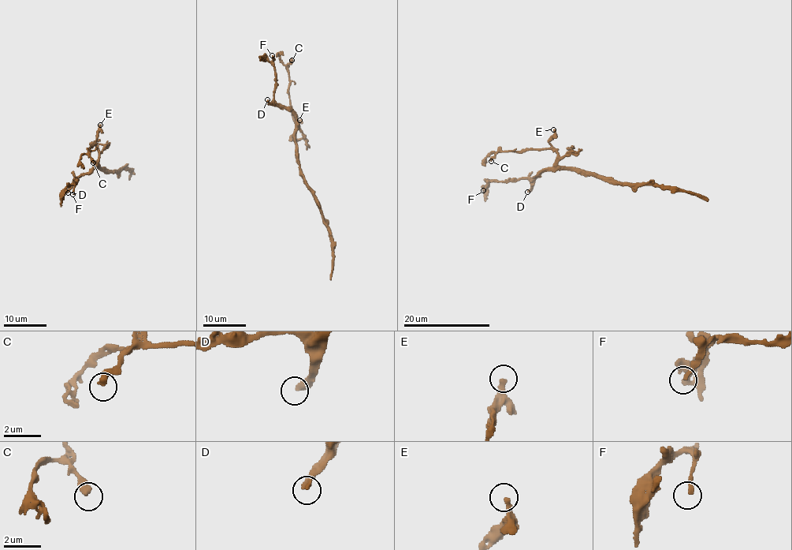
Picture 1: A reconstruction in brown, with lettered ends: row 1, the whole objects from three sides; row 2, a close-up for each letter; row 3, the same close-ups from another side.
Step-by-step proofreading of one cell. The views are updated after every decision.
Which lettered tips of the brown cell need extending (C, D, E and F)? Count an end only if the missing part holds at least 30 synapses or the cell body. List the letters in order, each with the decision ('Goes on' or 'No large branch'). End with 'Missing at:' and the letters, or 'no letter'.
C: No large branch
D: Goes on
E: No large branch
F: No large branch
Missing at: D

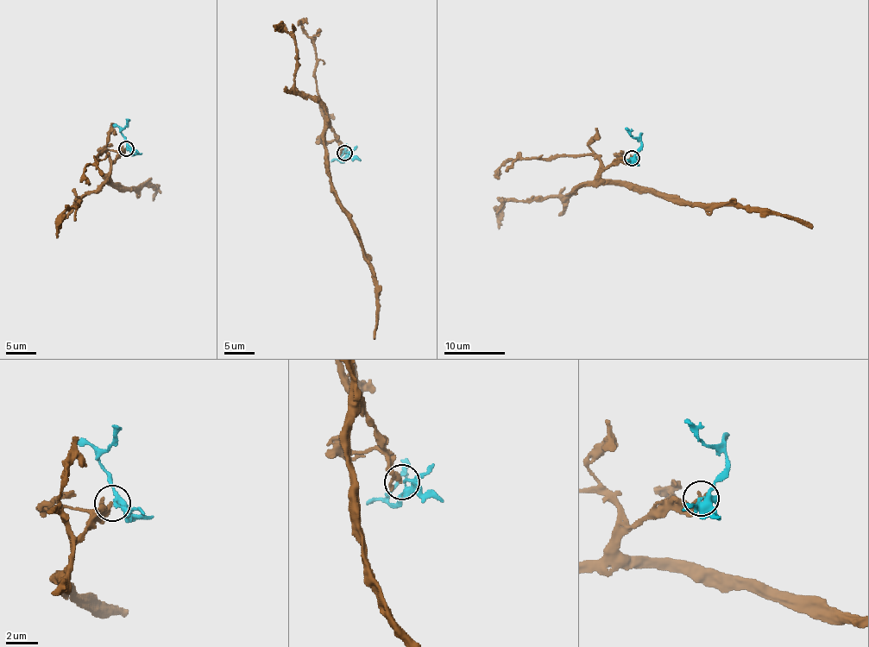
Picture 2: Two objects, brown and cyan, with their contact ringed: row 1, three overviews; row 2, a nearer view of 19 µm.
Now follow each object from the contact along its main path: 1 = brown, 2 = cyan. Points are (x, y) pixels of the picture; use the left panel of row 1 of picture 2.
1: (125, 148), (107, 176), (123, 187), (148, 184), (155, 191), (152, 200)
2: (127, 148), (121, 131), (127, 124), (125, 118)

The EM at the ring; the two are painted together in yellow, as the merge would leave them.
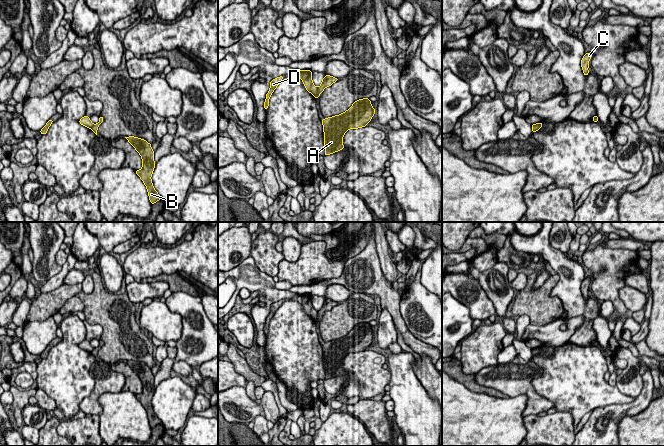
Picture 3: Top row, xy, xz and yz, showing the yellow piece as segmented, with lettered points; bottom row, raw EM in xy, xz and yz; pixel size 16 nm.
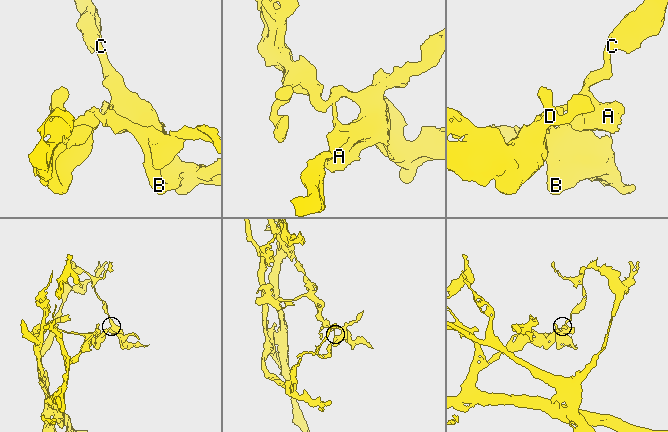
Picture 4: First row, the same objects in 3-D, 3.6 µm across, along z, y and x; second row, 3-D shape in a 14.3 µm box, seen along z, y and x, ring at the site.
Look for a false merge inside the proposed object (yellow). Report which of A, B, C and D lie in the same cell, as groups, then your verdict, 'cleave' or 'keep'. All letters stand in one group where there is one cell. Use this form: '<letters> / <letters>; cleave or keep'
A B C / D; cleave

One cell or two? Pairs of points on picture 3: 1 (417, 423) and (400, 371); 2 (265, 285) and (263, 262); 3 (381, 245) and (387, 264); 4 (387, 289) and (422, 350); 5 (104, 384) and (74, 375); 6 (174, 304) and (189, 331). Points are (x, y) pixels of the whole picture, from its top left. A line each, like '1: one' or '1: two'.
1: one
2: two
3: one
4: one
5: two
6: one

